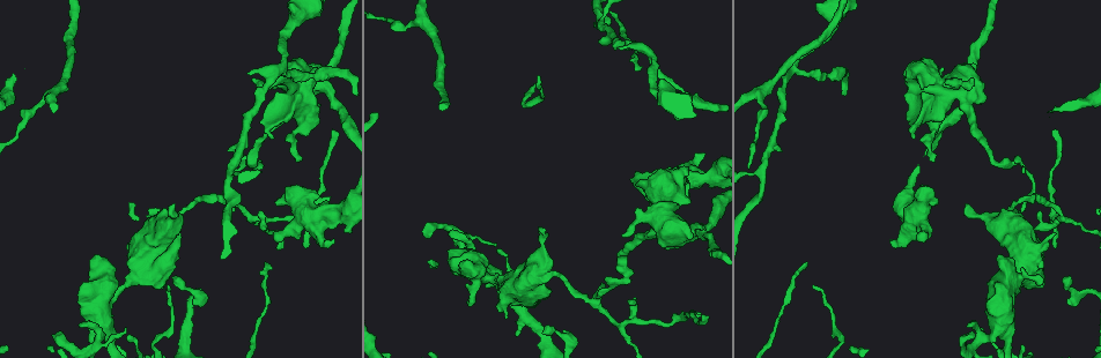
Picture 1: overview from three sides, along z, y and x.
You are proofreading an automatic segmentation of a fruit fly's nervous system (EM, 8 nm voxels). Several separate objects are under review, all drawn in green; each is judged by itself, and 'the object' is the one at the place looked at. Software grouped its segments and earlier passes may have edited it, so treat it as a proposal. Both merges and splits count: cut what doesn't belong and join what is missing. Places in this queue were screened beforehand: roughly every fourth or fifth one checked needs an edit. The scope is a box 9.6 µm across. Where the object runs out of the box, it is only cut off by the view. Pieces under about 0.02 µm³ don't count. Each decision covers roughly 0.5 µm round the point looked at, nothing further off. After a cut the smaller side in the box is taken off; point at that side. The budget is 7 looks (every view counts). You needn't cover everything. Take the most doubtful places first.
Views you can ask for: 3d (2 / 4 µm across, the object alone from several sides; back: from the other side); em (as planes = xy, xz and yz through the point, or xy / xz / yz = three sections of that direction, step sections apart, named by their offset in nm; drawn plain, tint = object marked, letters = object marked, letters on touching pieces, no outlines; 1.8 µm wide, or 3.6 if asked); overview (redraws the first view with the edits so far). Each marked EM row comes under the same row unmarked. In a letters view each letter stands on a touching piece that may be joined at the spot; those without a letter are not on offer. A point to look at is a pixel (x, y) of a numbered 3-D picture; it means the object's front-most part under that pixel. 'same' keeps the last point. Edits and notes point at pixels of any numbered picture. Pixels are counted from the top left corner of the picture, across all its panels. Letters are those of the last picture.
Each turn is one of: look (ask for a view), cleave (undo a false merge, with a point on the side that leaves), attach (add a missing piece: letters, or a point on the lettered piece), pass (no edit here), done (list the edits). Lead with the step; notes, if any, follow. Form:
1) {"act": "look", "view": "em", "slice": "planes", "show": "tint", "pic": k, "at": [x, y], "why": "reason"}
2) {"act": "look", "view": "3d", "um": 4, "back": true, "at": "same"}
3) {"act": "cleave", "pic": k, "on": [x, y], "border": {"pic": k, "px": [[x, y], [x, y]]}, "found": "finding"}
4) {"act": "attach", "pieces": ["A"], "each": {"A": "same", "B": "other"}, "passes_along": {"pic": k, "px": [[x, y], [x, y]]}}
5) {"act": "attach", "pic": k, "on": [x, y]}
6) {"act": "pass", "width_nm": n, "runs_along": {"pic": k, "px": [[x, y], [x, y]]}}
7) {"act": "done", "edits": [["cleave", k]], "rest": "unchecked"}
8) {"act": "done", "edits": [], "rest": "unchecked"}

{"act": "look", "view": "3d", "um": 4, "pic": 1, "at": [595, 302], "why": "a fork"}

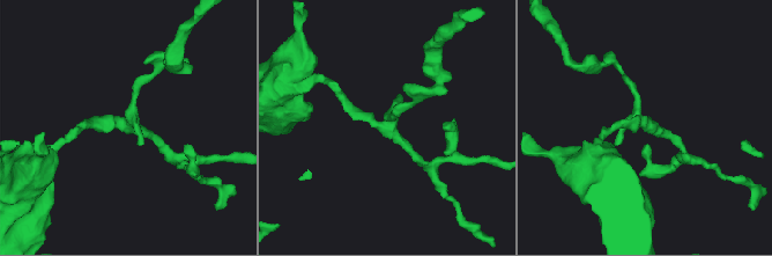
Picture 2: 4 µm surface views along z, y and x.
{"act": "look", "view": "em", "slice": "planes", "show": "letters", "pic": 2, "at": [126, 122], "why": "now the EM"}

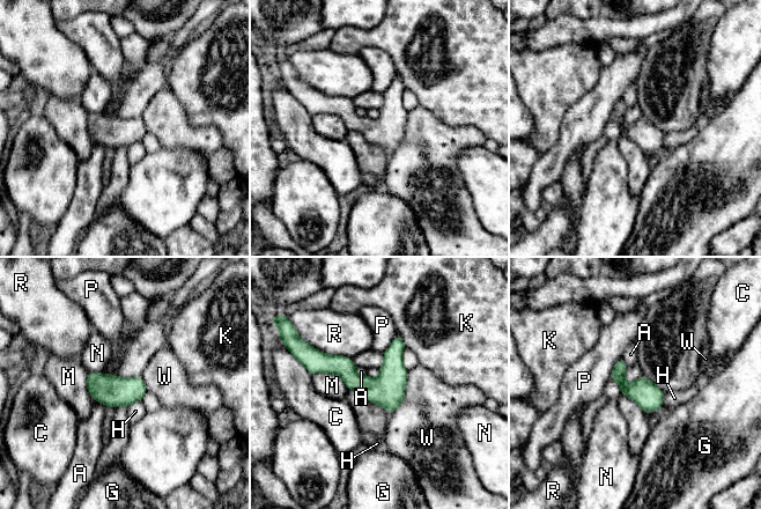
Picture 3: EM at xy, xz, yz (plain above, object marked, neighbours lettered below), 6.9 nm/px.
{"act": "pass", "each": {"A": "other", "C": "other", "G": "other", "H": "other", "K": "other", "M": "other", "N": "other", "P": "other", "R": "other", "W": "other"}, "found": "all the same neuron"}

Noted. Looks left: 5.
{"act": "look", "view": "em", "um": 3.6, "slice": "yz", "step": 8, "show": "letters", "pic": 1, "at": [913, 216], "why": "sudden change in width"}

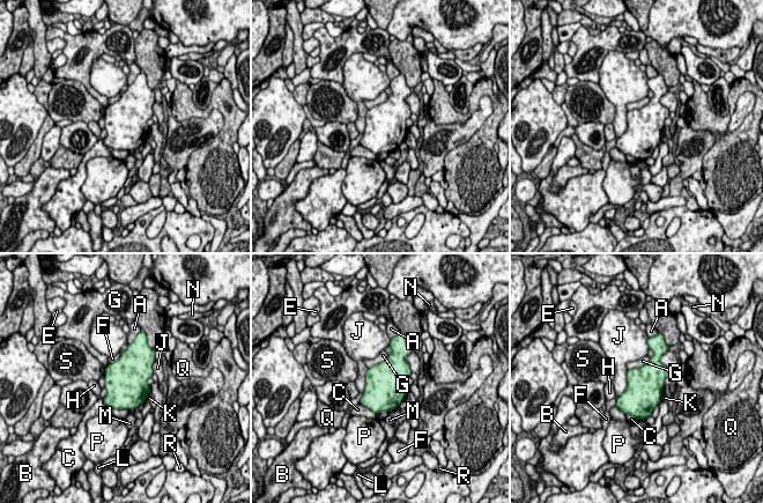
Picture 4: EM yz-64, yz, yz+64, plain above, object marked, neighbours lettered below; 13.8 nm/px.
{"act": "pass", "each": {"A": "other", "B": "other", "C": "other", "E": "other", "F": "other", "G": "other", "H": "other", "J": "other", "K": "other", "L": "other", "M": "other", "N": "other", "P": "other", "Q": "other", "R": "other", "S": "other"}, "border": {"pic": 4, "px": [[628, 370], [627, 389], [619, 397]]}, "found": "one neuron here"}

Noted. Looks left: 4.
{"act": "look", "view": "em", "um": 3.6, "slice": "yz", "step": 8, "show": "tint", "pic": 1, "at": [251, 74], "why": "branch stops here"}

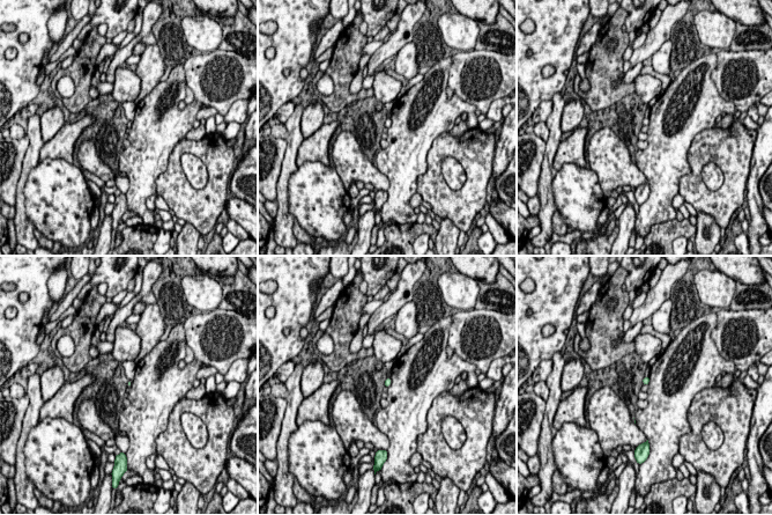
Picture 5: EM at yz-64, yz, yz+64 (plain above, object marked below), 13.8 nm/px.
{"act": "look", "view": "em", "um": 3.6, "slice": "xz", "step": 4, "show": "letters", "at": "same", "why": "another direction"}

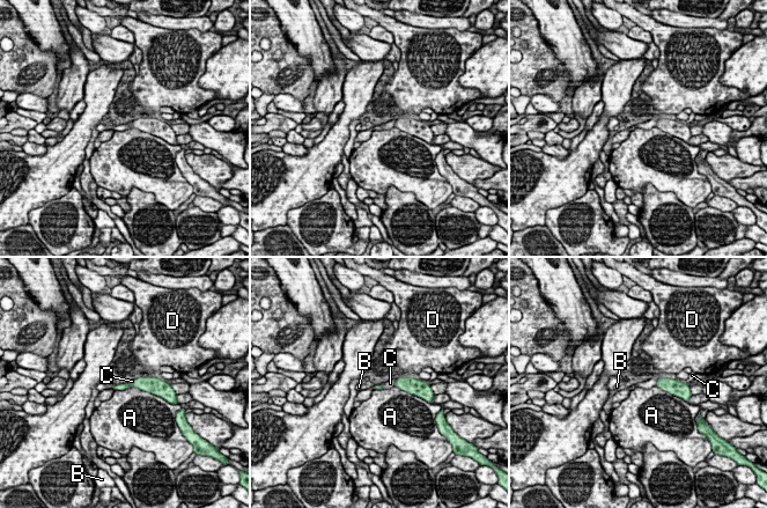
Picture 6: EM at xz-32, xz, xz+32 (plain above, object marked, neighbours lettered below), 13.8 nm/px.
{"act": "pass", "each": {"A": "other", "B": "other", "C": "other", "D": "other"}, "border": {"pic": 6, "px": [[659, 377], [655, 385]]}, "found": "no lettered piece goes on from it"}

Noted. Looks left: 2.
{"act": "done", "edits": [], "rest": "unchecked"}

